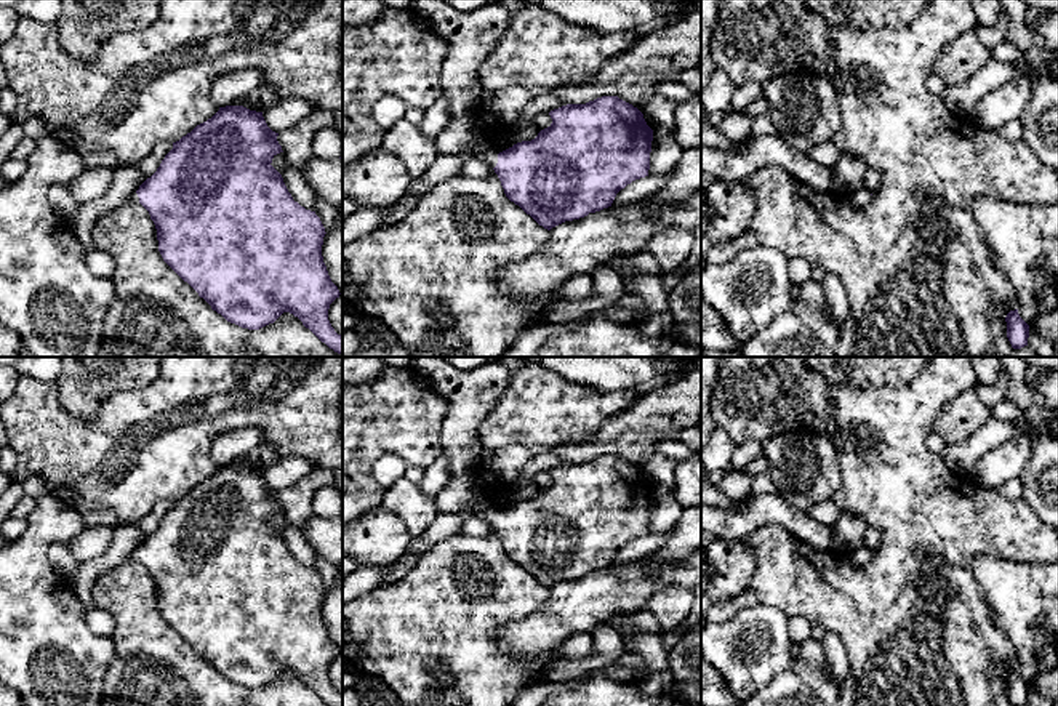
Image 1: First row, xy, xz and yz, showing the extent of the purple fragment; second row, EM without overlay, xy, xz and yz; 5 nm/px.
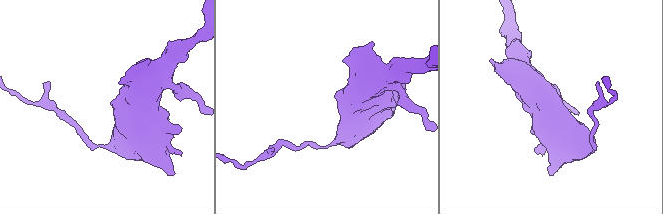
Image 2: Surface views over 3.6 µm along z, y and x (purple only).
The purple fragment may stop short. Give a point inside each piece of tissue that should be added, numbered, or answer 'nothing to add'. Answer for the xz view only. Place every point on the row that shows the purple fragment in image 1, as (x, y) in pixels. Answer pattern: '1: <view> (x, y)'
1: xz (458, 136)

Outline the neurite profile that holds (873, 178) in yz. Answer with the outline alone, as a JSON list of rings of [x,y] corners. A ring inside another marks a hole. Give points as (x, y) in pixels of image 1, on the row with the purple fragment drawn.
[[[869,166],[866,174],[864,174],[863,189],[874,195],[874,194],[877,194],[880,183],[882,183],[880,171]]]

